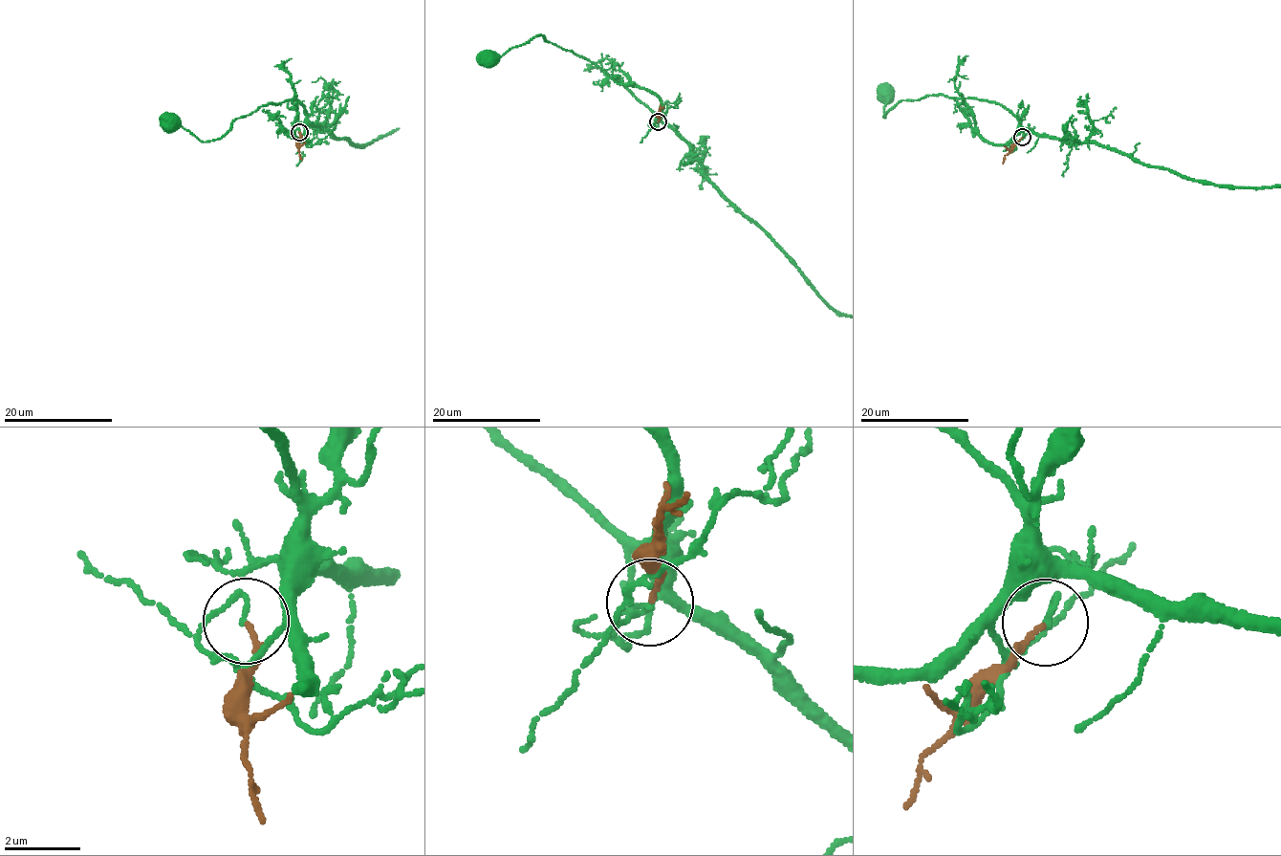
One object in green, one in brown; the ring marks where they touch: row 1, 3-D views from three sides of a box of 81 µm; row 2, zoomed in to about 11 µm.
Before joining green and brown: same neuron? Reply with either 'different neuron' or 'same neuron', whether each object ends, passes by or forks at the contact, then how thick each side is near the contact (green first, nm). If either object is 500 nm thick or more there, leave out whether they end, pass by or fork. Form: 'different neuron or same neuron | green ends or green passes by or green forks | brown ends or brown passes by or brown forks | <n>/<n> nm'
different neuron | green ends | brown ends | 120/130 nm

